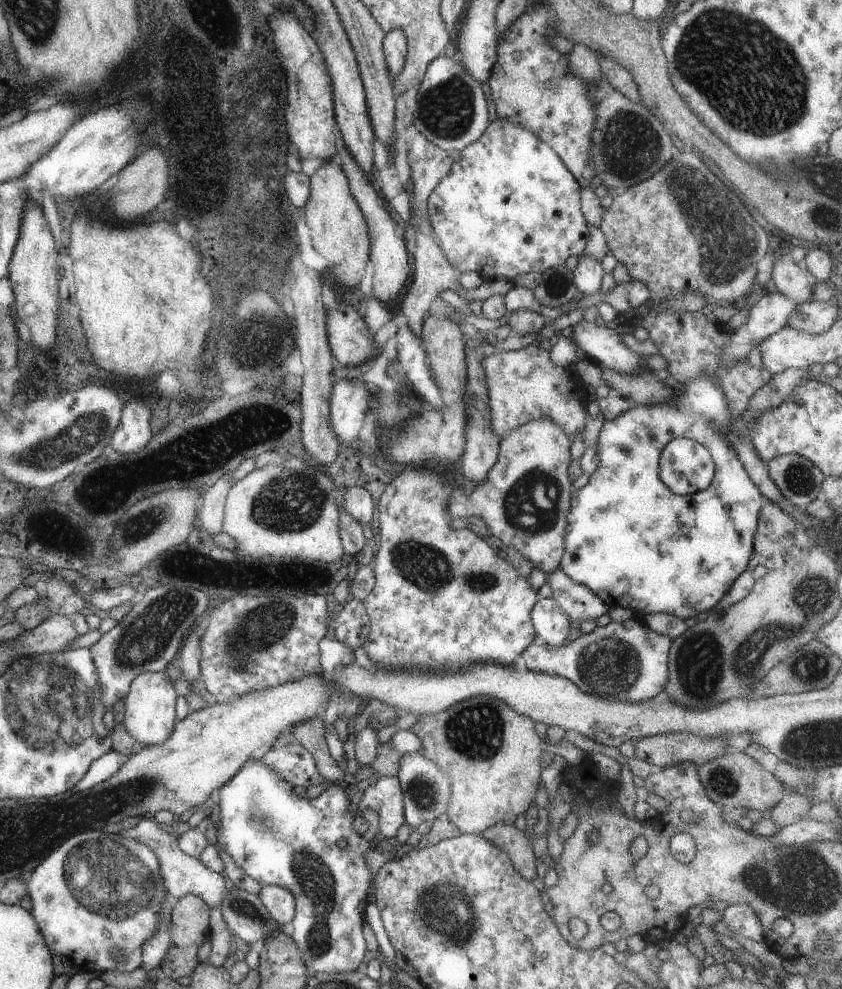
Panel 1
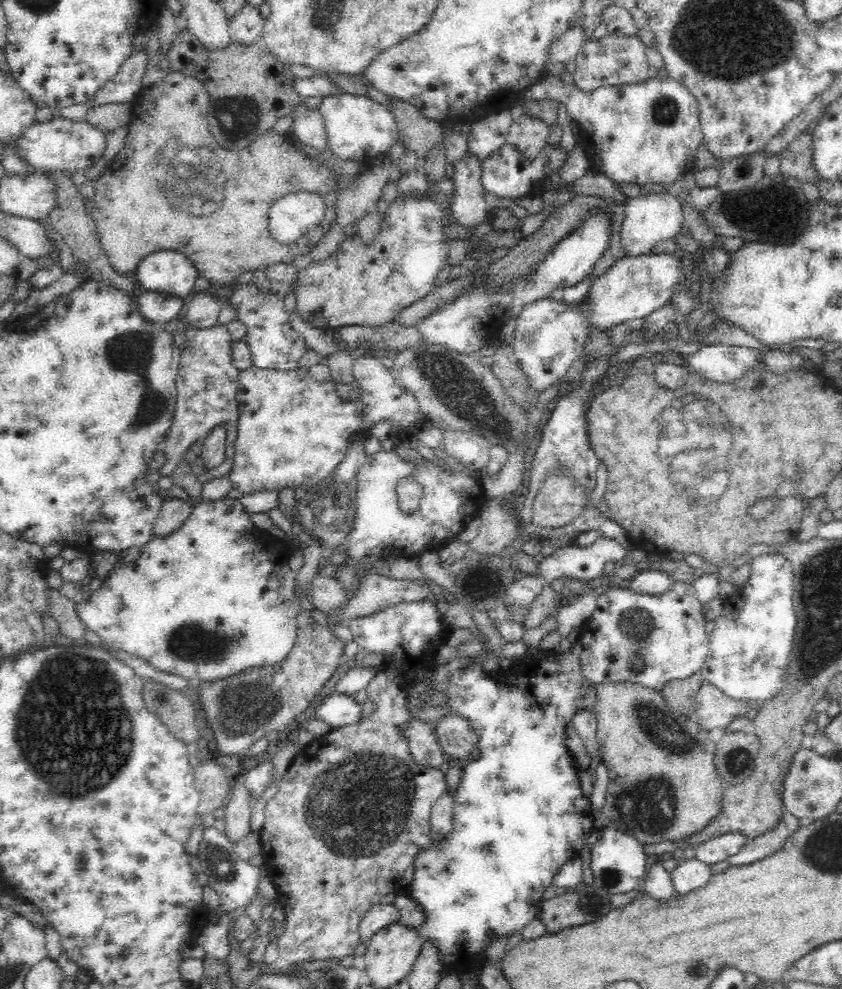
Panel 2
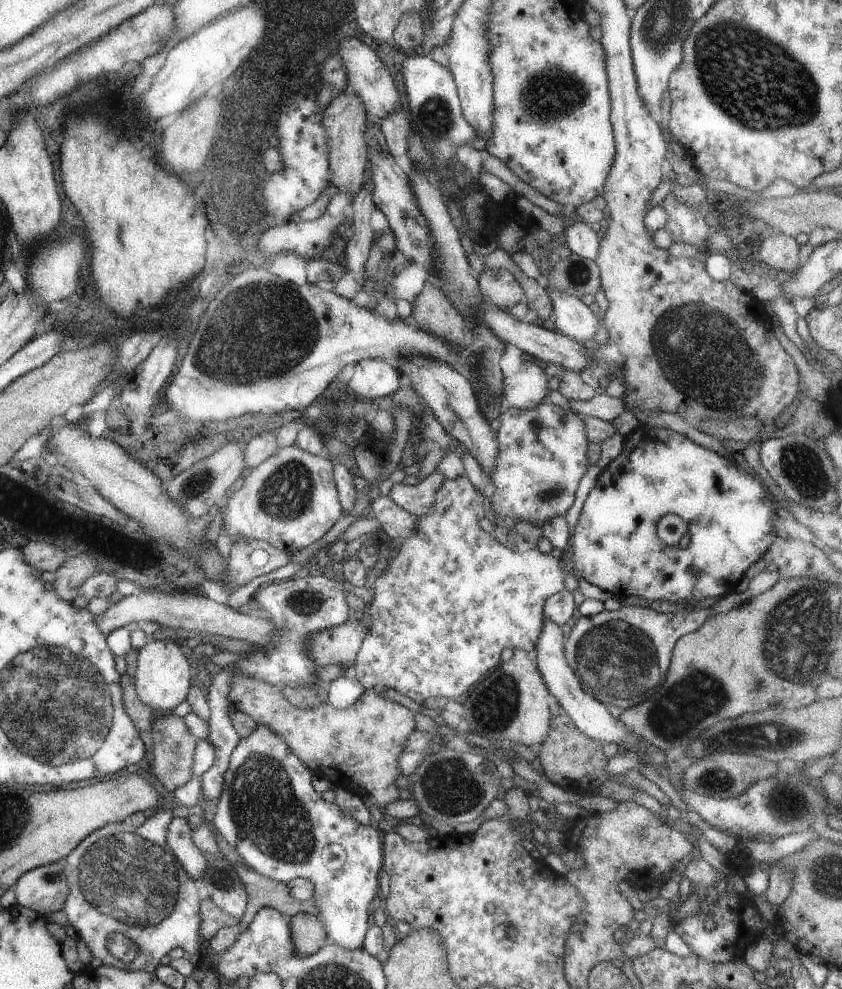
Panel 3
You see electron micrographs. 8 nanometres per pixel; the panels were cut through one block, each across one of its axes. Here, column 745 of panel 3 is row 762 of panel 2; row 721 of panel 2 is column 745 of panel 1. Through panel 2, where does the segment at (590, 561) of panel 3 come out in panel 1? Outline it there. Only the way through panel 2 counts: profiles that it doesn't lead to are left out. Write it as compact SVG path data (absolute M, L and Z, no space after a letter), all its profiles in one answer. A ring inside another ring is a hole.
M707 375L705 377L696 377L695 379L692 378L691 381L689 381L686 384L682 384L682 388L680 390L673 390L672 397L669 399L669 401L664 403L655 403L655 404L637 404L637 406L634 406L633 408L630 408L629 410L626 410L623 414L620 414L617 418L614 419L606 419L601 421L598 425L600 426L601 430L599 431L599 438L597 441L597 450L599 451L598 454L598 467L596 468L596 471L590 475L590 479L588 484L584 486L584 488L580 488L580 490L573 491L571 493L571 506L570 506L570 513L567 517L567 526L565 529L565 552L561 561L561 567L560 569L570 578L573 582L576 582L577 584L586 586L589 590L592 590L594 594L596 594L608 607L619 607L624 609L632 610L636 616L644 616L651 613L665 613L665 614L672 614L673 616L676 616L677 618L680 618L681 620L684 620L688 622L689 619L696 617L702 612L706 612L708 610L711 610L714 608L718 602L722 600L722 598L730 591L732 585L736 581L736 579L739 578L739 576L745 572L746 570L750 569L749 563L752 557L753 552L753 545L755 540L755 533L757 530L758 520L760 517L761 509L767 504L768 499L764 497L760 490L758 489L758 486L754 485L754 482L750 479L750 476L746 473L746 468L744 467L744 464L742 460L739 458L739 454L737 451L733 448L733 445L729 441L729 438L727 437L727 433L729 432L729 429L731 428L733 424L733 418L731 417L731 411L729 410L728 404L729 401L725 398L725 393L723 392L723 387L720 387L720 382L717 382L714 378L709 378ZM679 437L685 437L686 439L694 440L695 442L698 442L699 444L702 444L712 456L712 459L714 460L715 466L716 466L716 473L714 476L714 481L708 488L706 488L704 491L698 492L697 494L692 495L676 495L674 492L670 491L670 488L667 488L664 485L664 482L659 478L658 474L658 467L659 467L659 459L661 458L662 450L672 441Z

